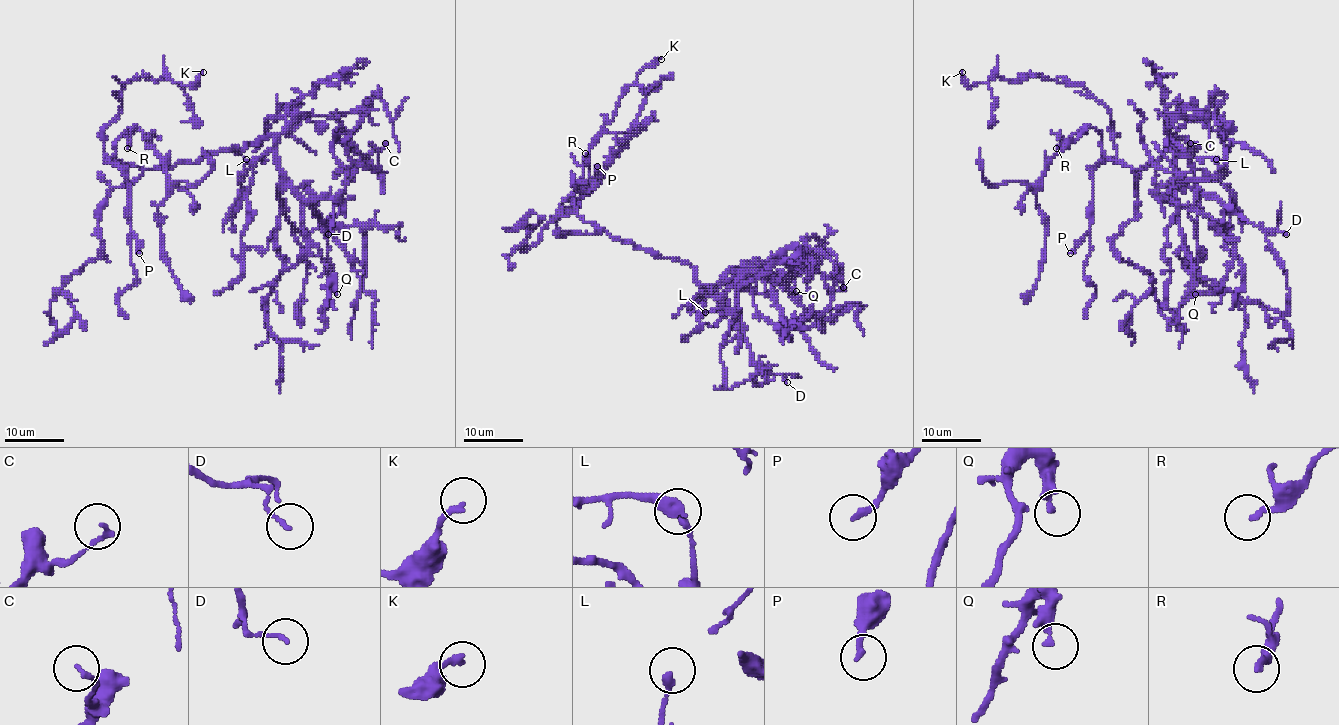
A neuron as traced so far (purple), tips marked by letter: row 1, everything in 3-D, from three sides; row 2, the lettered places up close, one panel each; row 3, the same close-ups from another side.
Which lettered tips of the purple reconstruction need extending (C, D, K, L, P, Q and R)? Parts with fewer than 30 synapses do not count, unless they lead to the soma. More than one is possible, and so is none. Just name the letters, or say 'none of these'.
none of these

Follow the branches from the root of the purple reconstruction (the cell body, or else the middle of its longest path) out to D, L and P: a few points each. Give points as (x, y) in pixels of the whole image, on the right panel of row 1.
D: (1169, 149), (1186, 150), (1195, 143), (1175, 137), (1175, 174), (1181, 182), (1214, 194), (1253, 224), (1286, 234)
L: (1169, 149), (1186, 150), (1195, 143), (1174, 139), (1196, 168), (1213, 177), (1219, 171), (1216, 159)
P: (1169, 149), (1155, 162), (1140, 168), (1105, 158), (1093, 167), (1090, 229), (1070, 253)

